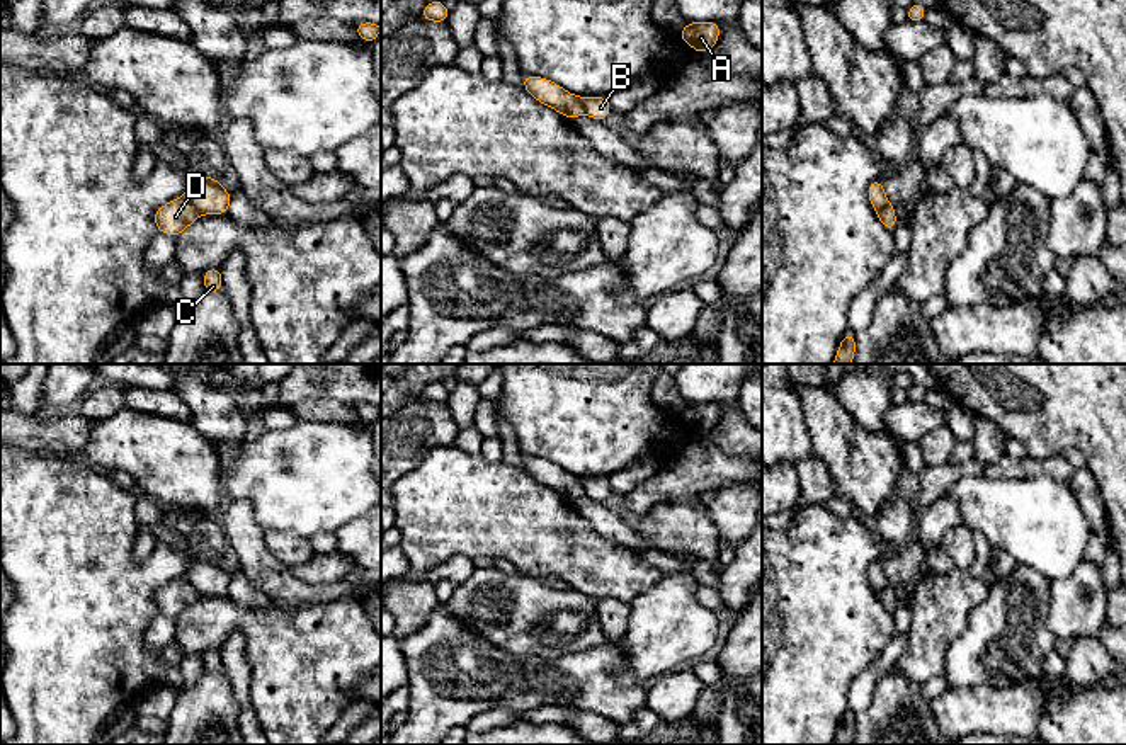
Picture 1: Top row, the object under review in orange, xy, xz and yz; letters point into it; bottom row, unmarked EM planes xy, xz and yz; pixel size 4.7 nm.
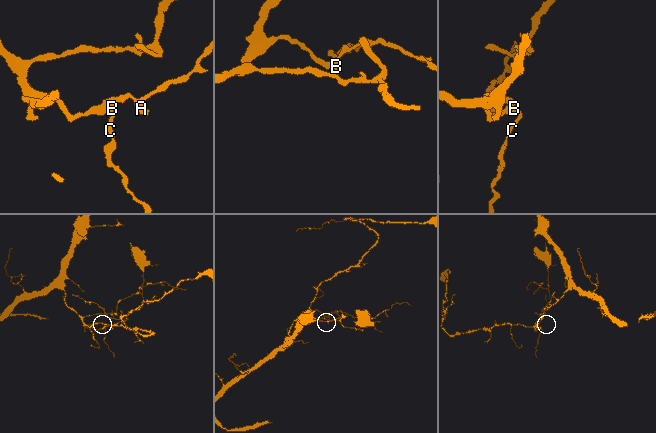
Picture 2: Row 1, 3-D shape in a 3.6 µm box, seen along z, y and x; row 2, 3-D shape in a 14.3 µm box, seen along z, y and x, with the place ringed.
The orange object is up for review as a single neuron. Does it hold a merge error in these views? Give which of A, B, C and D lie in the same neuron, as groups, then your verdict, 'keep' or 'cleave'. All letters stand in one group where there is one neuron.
groups A B C / D; cleave

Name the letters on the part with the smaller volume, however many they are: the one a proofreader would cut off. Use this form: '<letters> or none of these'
A, B, C

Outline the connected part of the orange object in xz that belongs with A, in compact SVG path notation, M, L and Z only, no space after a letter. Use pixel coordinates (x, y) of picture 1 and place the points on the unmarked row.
M689 403L679 418L701 435L706 435L719 420L719 403Z

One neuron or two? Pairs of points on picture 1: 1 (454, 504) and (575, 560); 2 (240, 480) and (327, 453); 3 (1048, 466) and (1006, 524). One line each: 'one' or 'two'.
1: one
2: one
3: two

